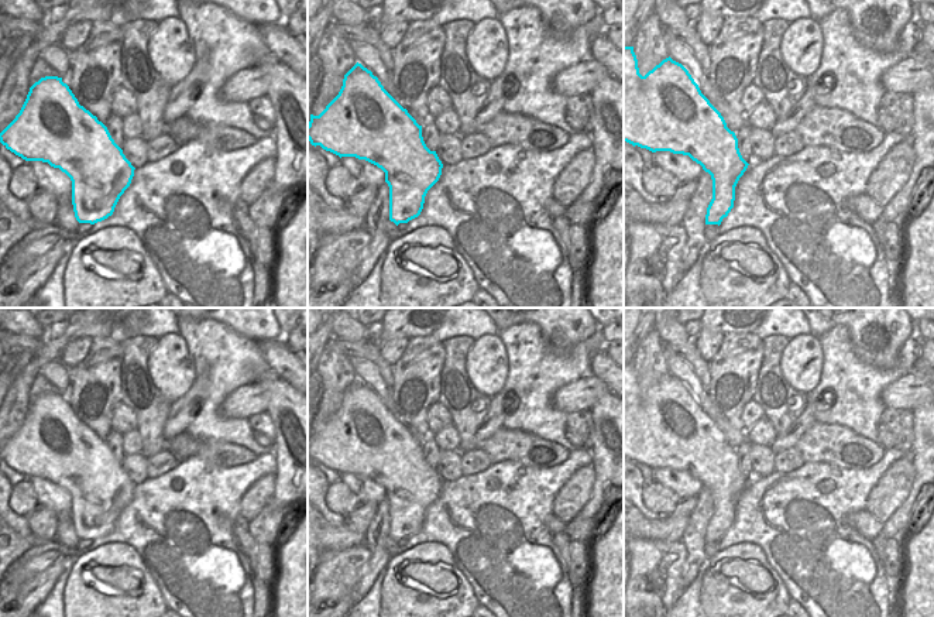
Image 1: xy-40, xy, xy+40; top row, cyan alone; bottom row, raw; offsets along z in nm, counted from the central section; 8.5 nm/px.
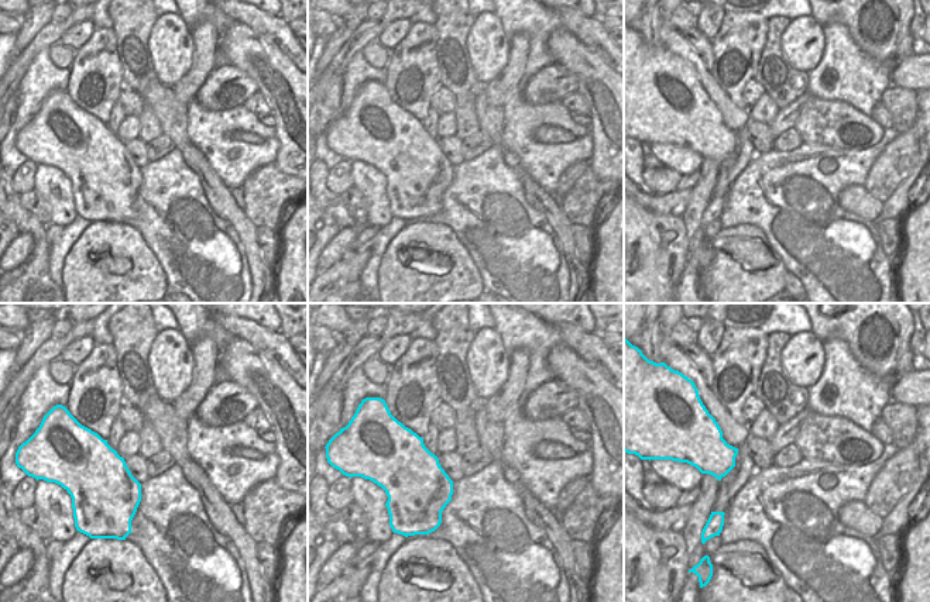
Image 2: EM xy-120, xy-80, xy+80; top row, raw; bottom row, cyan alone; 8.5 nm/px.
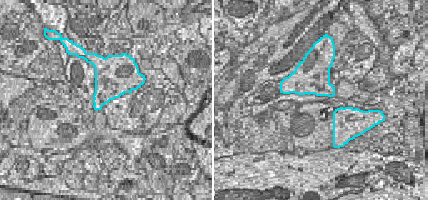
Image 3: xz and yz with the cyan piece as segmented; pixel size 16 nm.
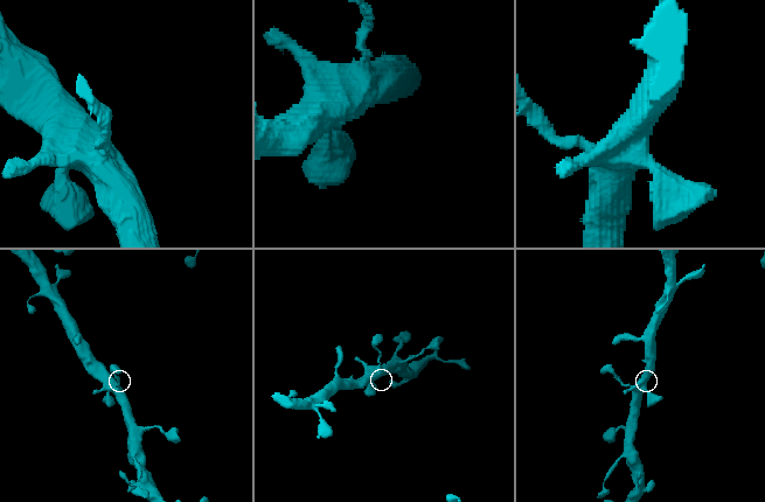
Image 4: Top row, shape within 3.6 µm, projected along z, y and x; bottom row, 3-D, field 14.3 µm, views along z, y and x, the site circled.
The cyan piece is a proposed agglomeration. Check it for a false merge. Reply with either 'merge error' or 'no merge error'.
no merge error

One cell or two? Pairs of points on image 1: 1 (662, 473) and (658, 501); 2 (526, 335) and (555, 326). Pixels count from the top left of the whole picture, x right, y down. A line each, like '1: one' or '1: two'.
1: two
2: two

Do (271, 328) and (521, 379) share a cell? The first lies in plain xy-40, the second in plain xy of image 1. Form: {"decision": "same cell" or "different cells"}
{"decision": "different cells"}

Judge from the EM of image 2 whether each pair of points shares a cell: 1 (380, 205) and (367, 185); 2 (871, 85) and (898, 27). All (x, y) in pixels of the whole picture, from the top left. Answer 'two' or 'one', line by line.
1: one
2: two

